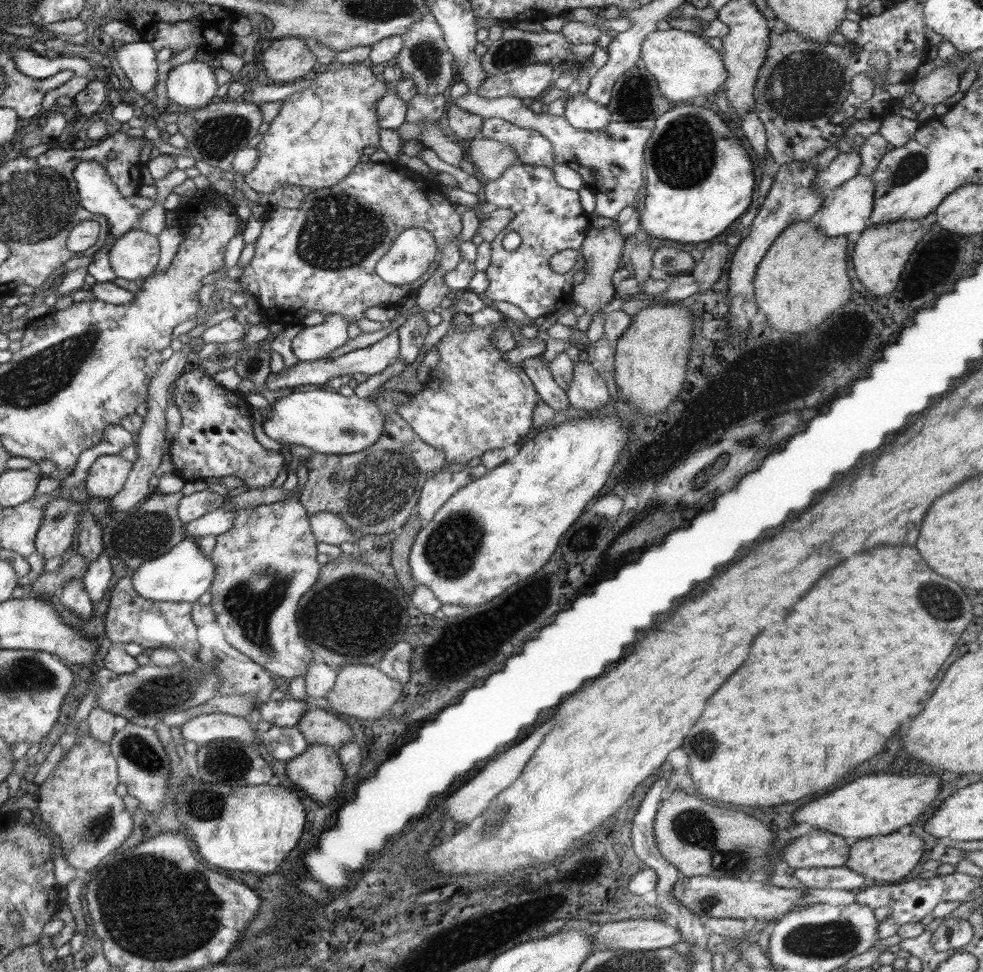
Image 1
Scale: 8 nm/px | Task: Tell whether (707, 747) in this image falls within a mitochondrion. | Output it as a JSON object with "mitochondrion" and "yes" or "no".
{"mitochondrion":"yes"}

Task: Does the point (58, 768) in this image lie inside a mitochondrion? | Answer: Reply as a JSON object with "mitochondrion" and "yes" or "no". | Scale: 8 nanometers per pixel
{"mitochondrion":"no"}

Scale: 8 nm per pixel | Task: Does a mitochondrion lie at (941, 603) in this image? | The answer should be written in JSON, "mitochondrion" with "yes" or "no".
{"mitochondrion":"yes"}

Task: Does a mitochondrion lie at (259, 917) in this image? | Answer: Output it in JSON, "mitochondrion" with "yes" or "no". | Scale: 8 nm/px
{"mitochondrion":"no"}

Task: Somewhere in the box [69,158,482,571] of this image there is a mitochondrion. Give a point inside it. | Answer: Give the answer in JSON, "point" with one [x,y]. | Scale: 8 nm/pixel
{"point":[337,232]}

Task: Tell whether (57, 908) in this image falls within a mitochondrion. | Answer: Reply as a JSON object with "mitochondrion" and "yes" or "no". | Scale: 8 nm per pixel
{"mitochondrion":"no"}

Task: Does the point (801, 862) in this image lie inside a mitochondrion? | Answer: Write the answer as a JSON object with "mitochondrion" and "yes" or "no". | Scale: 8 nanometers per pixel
{"mitochondrion":"no"}

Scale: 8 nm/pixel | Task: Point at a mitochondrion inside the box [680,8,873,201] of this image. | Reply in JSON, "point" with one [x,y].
{"point":[802,84]}

